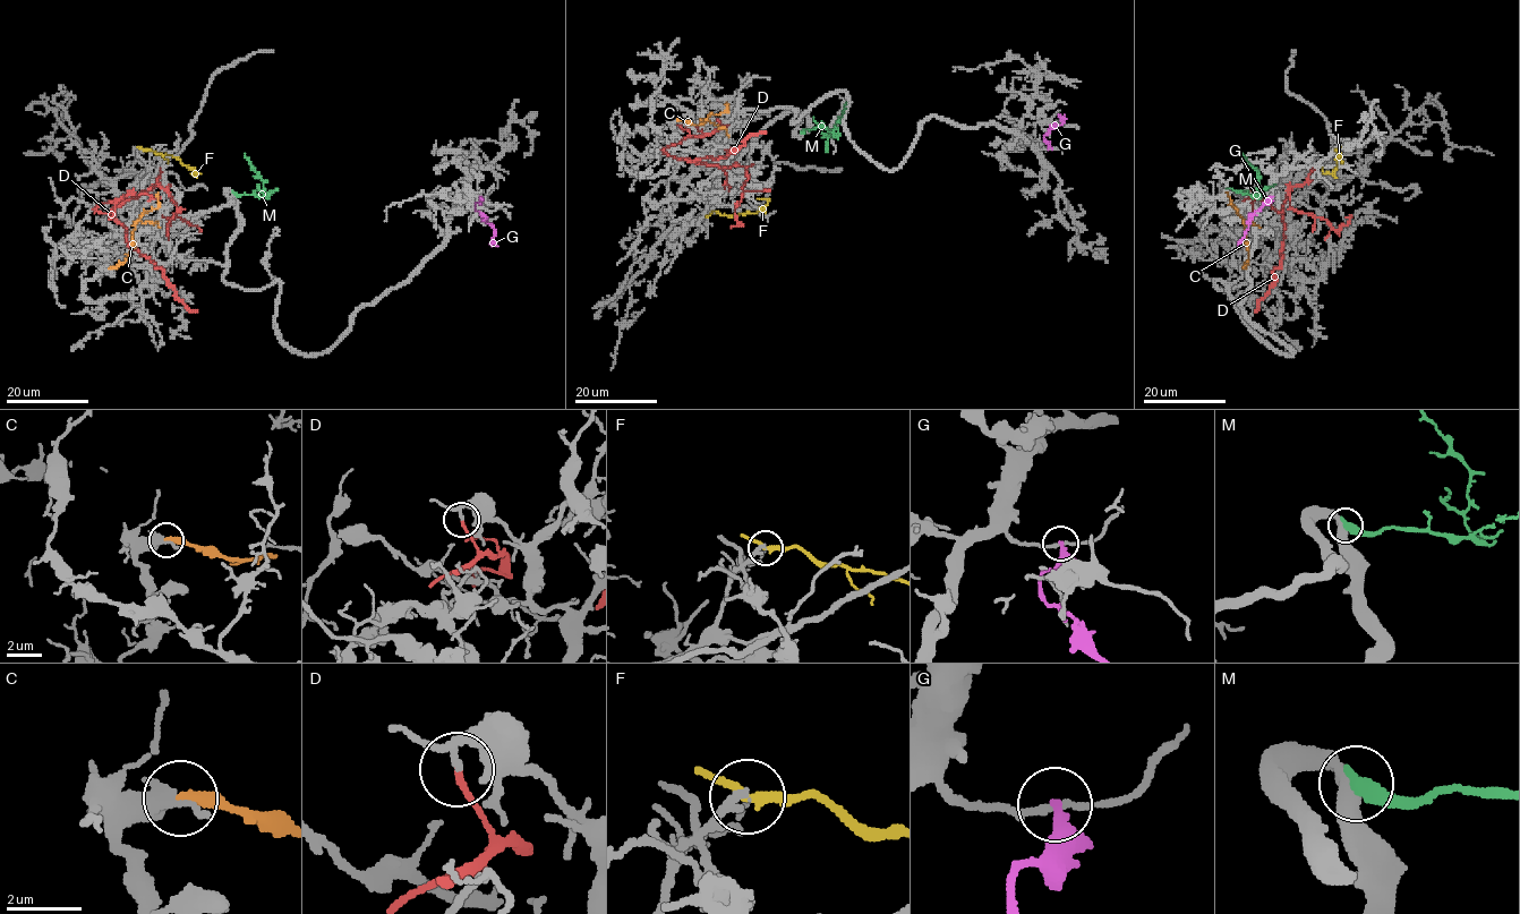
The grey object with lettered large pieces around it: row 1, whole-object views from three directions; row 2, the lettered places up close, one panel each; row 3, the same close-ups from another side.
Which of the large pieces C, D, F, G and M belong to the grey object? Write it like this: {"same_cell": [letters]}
{"same_cell": []}

